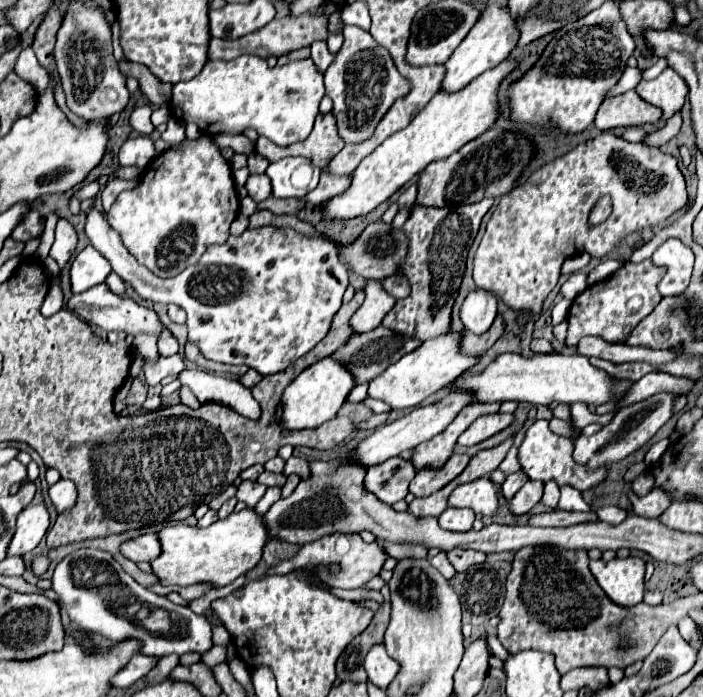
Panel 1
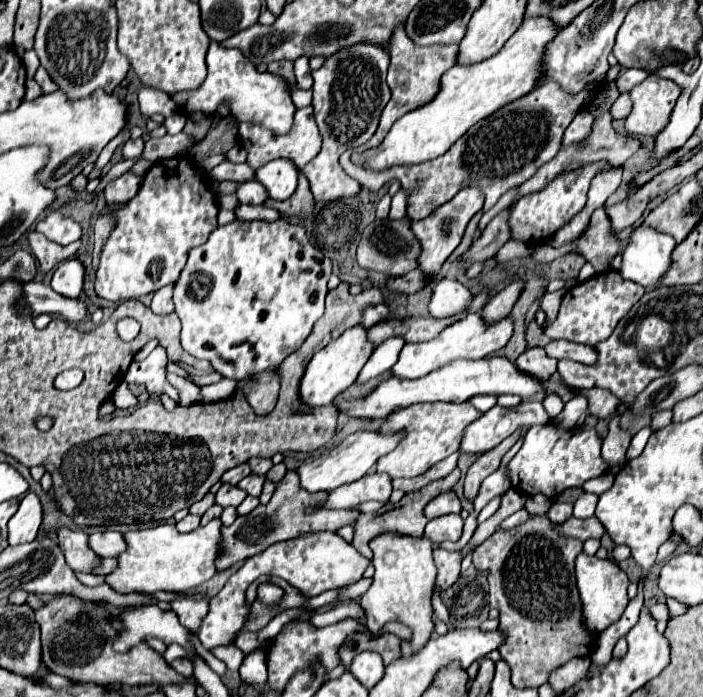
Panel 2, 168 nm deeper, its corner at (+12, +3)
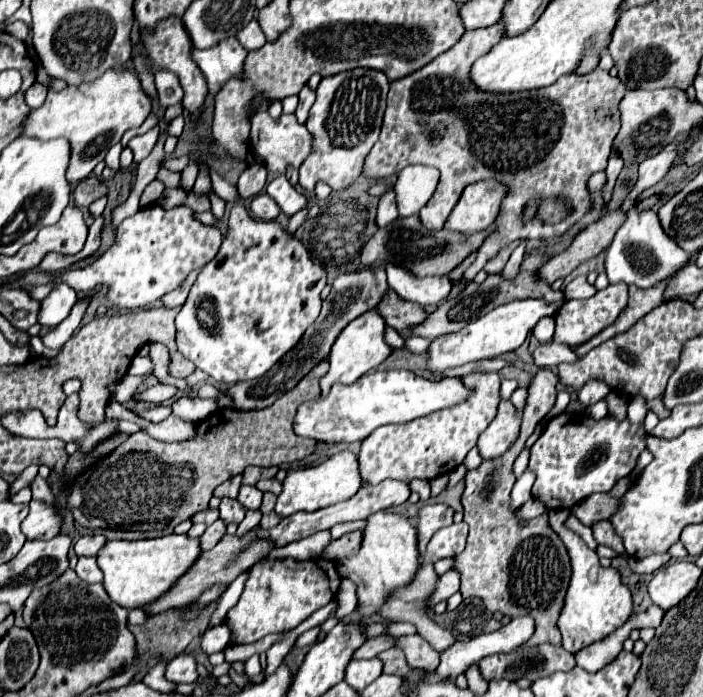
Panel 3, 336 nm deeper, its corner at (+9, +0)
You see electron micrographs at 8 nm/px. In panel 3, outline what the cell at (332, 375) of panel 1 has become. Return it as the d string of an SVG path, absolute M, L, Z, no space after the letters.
M365 312L365 316L355 318L351 324L347 324L347 328L343 328L343 332L337 336L331 354L329 354L329 370L325 376L321 376L319 386L321 386L321 394L327 396L333 384L353 384L357 378L361 378L365 372L377 368L389 354L391 354L391 346L385 344L383 340L383 318L375 316L375 312Z

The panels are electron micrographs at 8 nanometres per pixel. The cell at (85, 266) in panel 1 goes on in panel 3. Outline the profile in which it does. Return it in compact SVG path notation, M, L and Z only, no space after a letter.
M57 284L51 294L43 300L43 308L39 312L39 324L57 326L65 320L71 306L77 300L77 292L67 284Z

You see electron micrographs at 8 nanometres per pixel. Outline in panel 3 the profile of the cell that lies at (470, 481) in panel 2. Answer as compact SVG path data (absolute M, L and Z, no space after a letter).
M539 368L527 388L527 404L523 408L523 424L517 442L507 454L495 460L483 460L479 468L465 474L465 492L461 496L465 522L469 524L467 548L455 558L453 568L461 572L463 598L483 598L489 610L499 610L503 616L519 618L531 616L535 620L533 636L519 646L519 650L535 648L543 642L561 646L561 632L557 620L565 606L565 594L571 580L571 558L563 540L549 524L548 511L531 522L515 520L509 510L509 492L515 484L511 474L513 460L525 446L535 426L555 406L557 376L549 368Z

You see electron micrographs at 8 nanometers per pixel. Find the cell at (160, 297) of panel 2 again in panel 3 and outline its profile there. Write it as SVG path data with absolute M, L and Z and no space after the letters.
M191 272L191 274L187 276L187 280L185 280L177 290L167 292L167 294L161 298L163 306L165 306L165 308L177 308L177 306L181 306L181 304L187 300L187 294L189 294L189 288L191 288L193 282L195 282L195 276L197 276L197 272Z

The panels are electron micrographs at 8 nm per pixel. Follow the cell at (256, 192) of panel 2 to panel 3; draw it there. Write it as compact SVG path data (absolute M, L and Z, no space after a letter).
M257 194L251 202L249 202L249 210L253 212L253 216L257 216L259 220L275 220L279 216L279 206L265 194Z

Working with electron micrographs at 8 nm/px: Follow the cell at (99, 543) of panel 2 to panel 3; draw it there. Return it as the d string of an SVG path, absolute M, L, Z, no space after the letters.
M101 534L95 536L81 536L75 544L77 556L97 556L97 552L107 544L107 538Z

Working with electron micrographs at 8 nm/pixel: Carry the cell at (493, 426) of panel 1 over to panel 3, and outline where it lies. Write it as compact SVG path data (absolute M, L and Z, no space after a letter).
M501 402L497 408L497 416L477 440L481 458L491 460L503 456L517 440L519 426L521 426L521 412L515 410L511 402Z

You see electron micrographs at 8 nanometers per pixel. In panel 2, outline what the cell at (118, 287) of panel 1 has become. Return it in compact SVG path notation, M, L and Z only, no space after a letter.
M120 319L118 321L118 335L124 339L124 341L132 341L136 335L138 335L138 329L140 325L134 321L134 319Z

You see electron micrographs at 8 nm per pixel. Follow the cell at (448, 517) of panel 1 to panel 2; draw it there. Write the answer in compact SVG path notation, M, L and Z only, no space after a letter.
M444 515L428 521L424 535L432 543L442 541L458 541L462 537L462 517L460 515Z

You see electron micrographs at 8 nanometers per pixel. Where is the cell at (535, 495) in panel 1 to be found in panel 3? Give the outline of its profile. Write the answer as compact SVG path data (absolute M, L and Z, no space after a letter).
M455 570L445 572L445 574L439 578L439 582L437 582L437 588L435 588L433 596L431 596L429 608L433 608L433 606L435 606L437 602L441 602L441 600L447 600L449 596L453 596L453 594L459 590L459 584L461 584L461 580L459 580L459 574L457 574Z

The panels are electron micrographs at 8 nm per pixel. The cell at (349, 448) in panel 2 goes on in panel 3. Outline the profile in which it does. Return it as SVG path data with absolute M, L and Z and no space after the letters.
M343 450L317 466L293 470L291 474L287 474L287 478L283 480L283 492L277 498L275 512L285 518L299 510L307 510L307 512L319 510L319 508L325 508L325 506L331 506L331 504L351 498L359 488L361 488L359 460L351 450Z

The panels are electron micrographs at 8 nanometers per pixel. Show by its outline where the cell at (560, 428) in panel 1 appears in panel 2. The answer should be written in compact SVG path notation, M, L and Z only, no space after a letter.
M576 395L564 405L564 411L554 419L554 423L562 429L574 429L584 423L588 417L588 399L584 395Z

